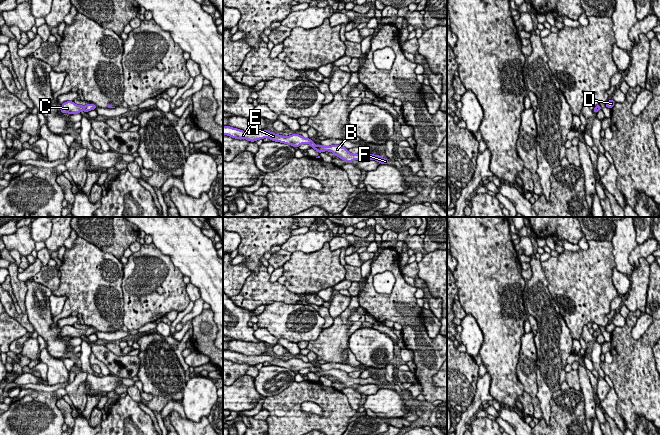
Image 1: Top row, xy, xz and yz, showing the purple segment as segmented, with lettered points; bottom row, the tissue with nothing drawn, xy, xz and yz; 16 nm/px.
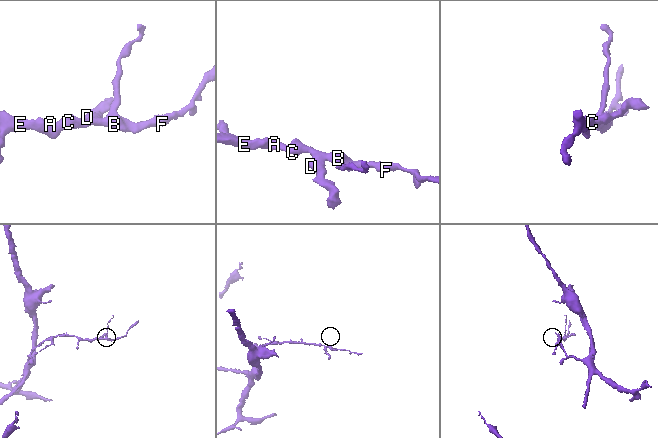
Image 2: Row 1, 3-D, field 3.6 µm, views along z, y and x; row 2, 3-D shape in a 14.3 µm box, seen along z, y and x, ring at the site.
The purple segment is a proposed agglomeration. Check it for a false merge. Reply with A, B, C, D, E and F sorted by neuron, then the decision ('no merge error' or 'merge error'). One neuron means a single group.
A B C D E F; no merge error

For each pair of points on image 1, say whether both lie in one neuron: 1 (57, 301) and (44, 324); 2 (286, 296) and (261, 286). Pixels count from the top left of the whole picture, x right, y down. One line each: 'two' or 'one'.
1: two
2: one

